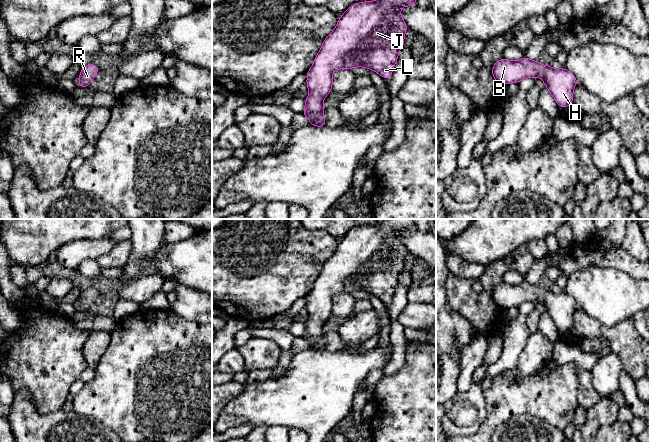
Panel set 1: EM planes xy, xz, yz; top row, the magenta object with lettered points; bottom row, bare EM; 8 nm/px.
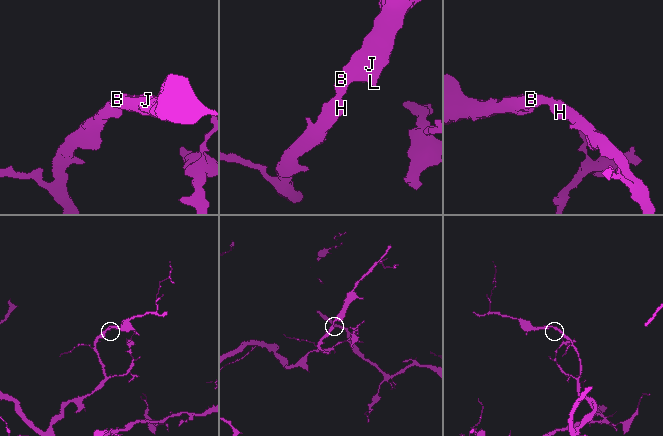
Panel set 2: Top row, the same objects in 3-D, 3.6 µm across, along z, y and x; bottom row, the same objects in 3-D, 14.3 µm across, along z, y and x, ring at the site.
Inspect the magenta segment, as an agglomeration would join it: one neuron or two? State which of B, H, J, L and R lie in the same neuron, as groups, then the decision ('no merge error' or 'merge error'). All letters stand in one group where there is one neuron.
B H J L R | no merge error

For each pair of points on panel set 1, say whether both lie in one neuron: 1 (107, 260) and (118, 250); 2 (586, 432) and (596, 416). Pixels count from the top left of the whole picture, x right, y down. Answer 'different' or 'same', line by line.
1: same
2: same

